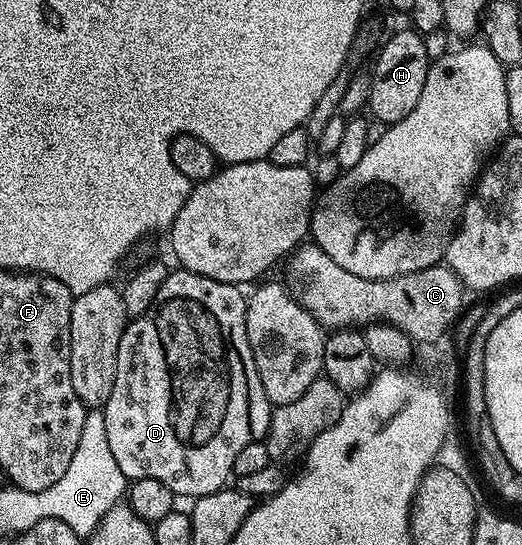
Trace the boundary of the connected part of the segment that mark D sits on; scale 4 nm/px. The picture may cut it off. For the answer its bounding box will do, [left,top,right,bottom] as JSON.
[102,268,272,500]

